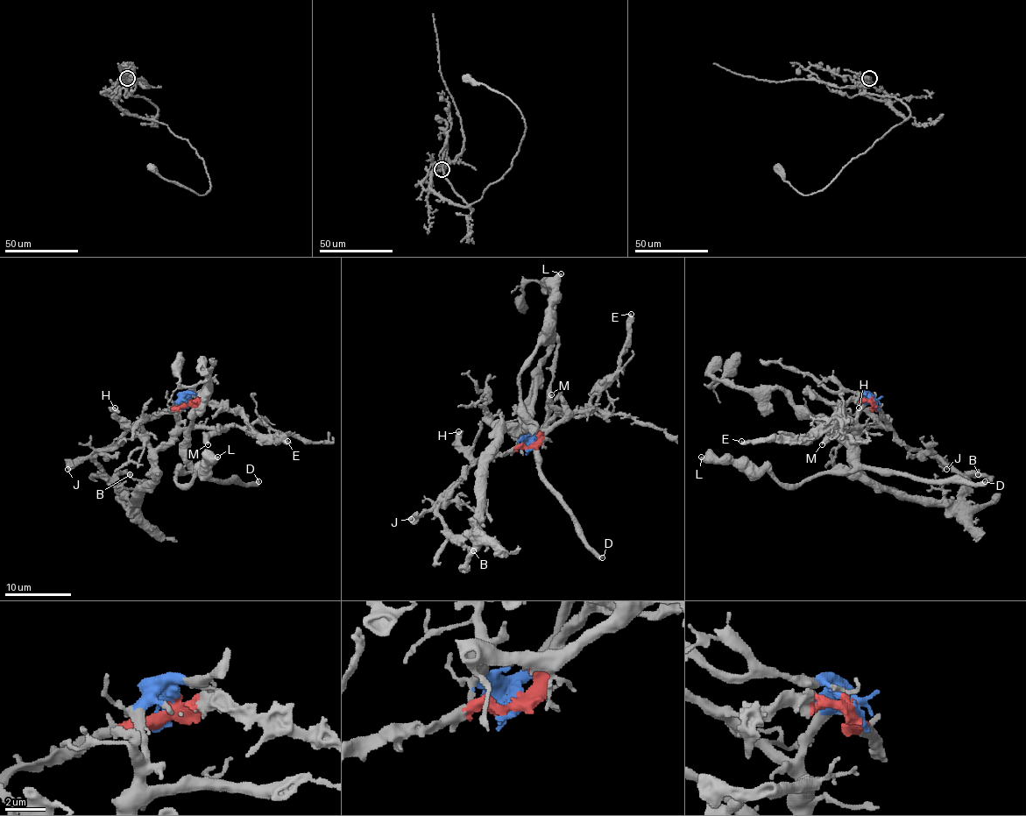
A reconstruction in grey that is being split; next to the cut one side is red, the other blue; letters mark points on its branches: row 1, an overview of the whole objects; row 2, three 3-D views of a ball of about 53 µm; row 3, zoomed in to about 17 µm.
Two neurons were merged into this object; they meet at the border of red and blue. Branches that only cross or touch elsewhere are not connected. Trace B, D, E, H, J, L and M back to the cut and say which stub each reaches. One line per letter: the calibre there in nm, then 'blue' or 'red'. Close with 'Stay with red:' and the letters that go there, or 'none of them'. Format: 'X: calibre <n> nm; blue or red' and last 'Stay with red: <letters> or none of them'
B: calibre 420 nm; blue
D: calibre 440 nm; blue
E: calibre 480 nm; red
H: calibre 480 nm; red
J: calibre 550 nm; red
L: calibre 480 nm; blue
M: calibre 500 nm; blue
Stay with red: E, H, J

